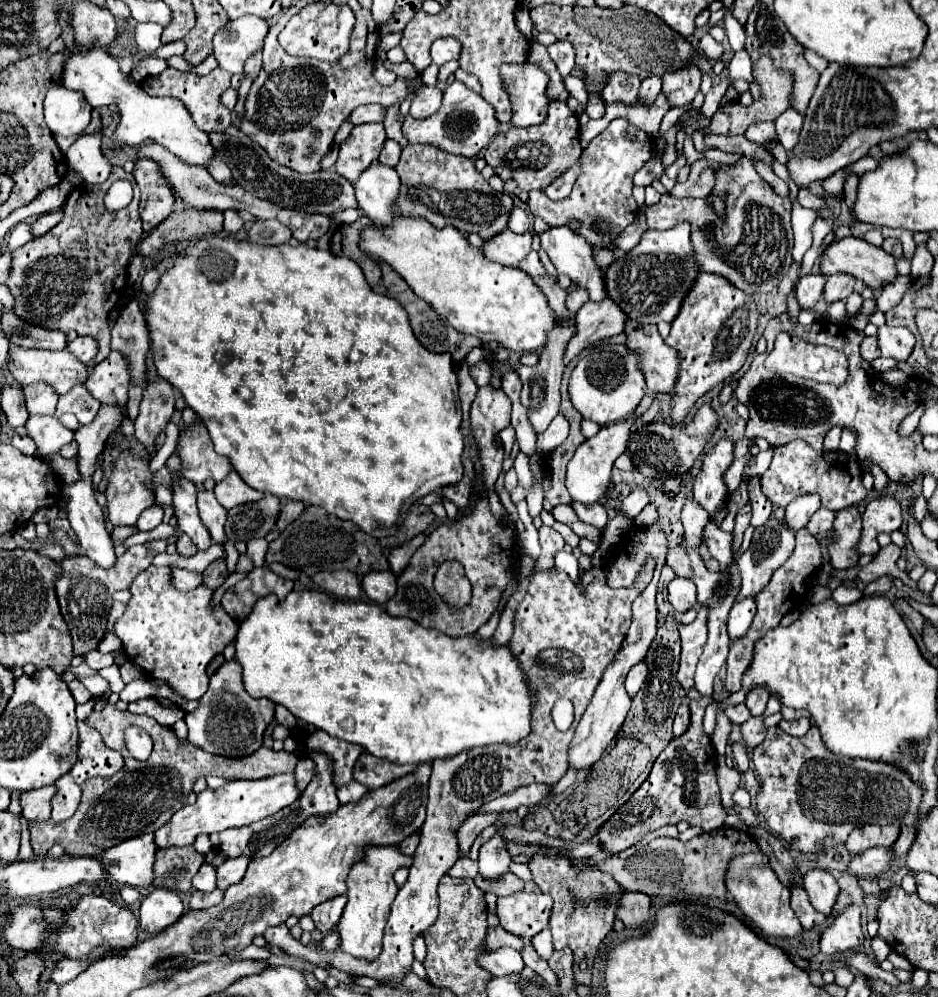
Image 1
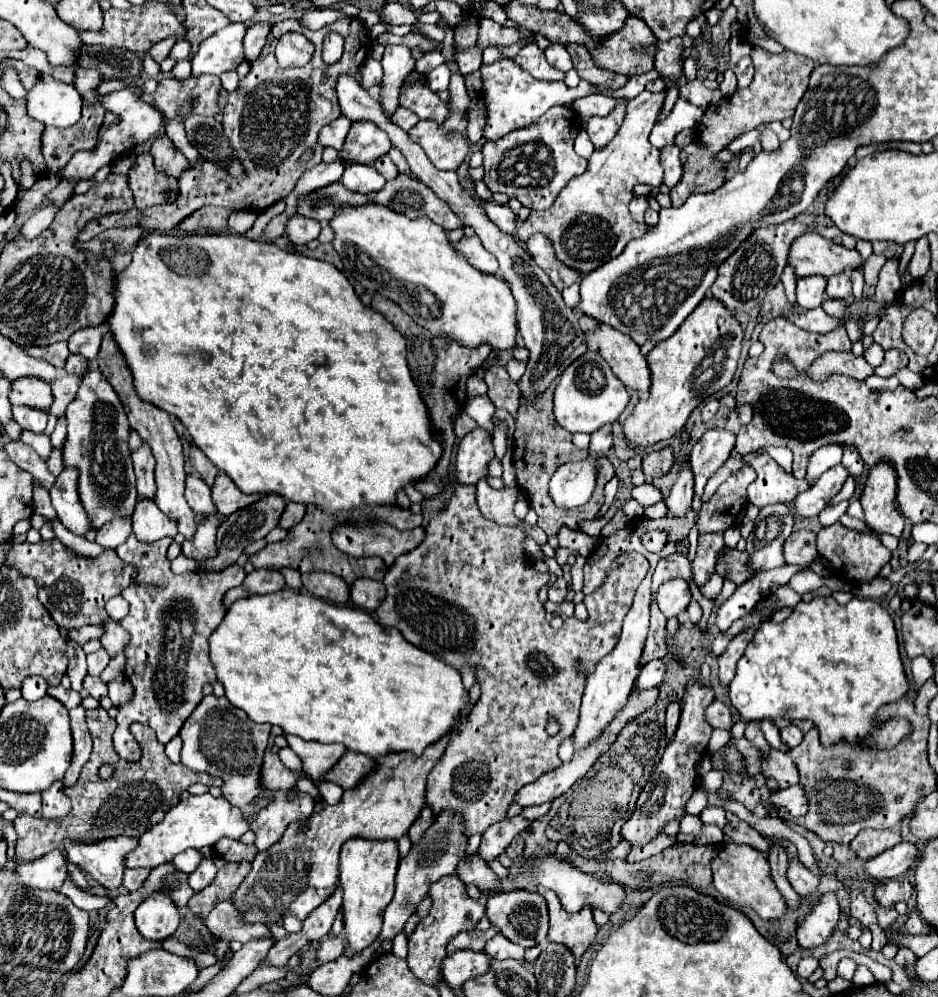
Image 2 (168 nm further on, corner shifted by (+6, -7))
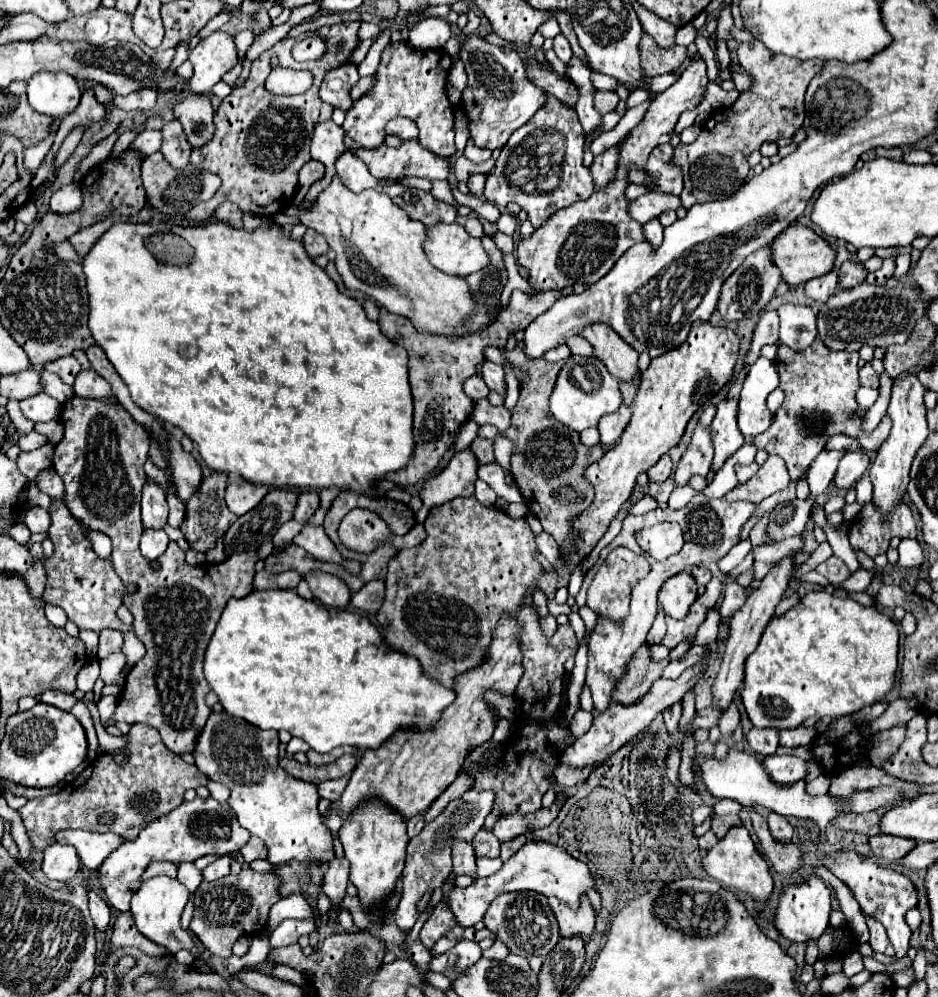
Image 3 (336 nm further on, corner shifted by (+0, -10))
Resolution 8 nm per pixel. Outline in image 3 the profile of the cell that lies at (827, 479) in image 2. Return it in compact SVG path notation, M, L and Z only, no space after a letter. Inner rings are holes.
M864 449L846 453L840 459L840 465L838 465L838 471L834 477L834 485L842 487L842 489L850 489L862 477L862 473L868 469L868 463L870 463L870 457Z

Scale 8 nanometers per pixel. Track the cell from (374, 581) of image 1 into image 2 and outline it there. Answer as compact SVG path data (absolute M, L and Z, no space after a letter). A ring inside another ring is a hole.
M362 578L362 580L356 580L352 584L350 600L354 606L358 606L366 612L374 612L382 604L384 598L386 598L386 586L382 582Z

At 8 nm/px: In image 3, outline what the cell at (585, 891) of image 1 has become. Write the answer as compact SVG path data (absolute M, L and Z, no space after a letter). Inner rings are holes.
M550 897L550 907L558 919L560 925L560 935L570 937L570 935L582 935L588 939L594 931L594 909L586 897L582 897L578 909L570 909L566 903L562 903L556 897Z

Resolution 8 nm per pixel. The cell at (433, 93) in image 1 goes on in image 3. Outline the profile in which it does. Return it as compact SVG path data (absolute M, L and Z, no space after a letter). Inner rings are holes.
M394 117L386 125L386 135L396 135L402 141L408 141L408 139L416 139L418 131L416 131L414 121L410 121L406 117Z

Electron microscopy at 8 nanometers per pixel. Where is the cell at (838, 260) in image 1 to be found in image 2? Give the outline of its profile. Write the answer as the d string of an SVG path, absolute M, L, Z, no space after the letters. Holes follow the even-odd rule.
M804 234L794 240L788 262L796 268L796 276L824 276L830 278L846 268L858 270L864 266L864 258L858 250L848 250L820 234Z

